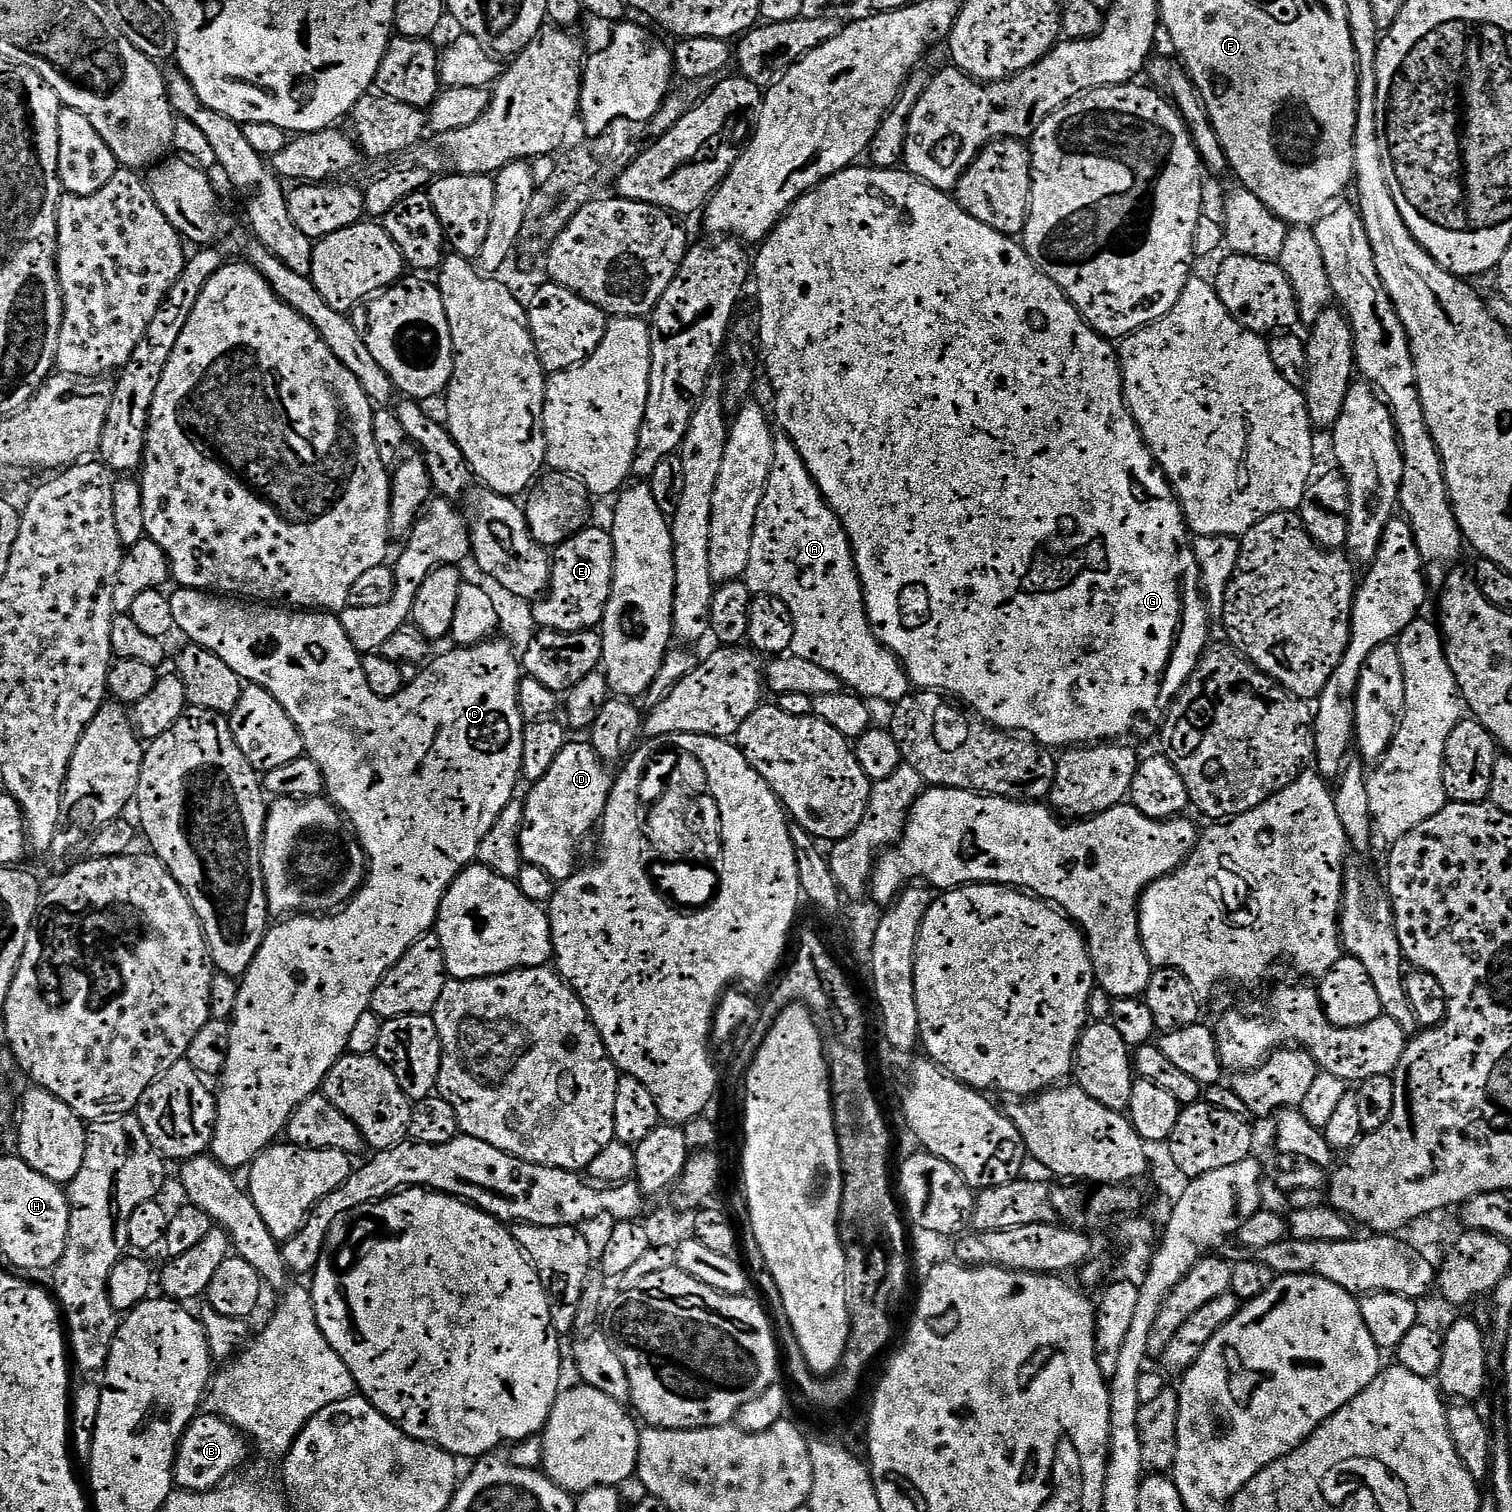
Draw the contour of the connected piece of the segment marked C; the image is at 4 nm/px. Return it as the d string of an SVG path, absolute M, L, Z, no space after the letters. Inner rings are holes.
M177 587L175 591L176 593L171 593L171 595L168 596L168 601L170 602L170 610L174 610L174 622L176 623L176 628L179 629L179 631L184 631L185 634L189 636L187 639L191 641L191 643L202 646L206 650L213 652L218 658L222 658L222 662L226 662L226 666L230 666L230 670L234 670L234 674L238 674L241 681L247 682L248 684L256 684L259 688L265 688L267 692L274 694L274 698L286 710L286 714L290 714L294 726L302 734L302 738L304 739L305 753L322 770L327 799L331 800L332 803L340 809L341 813L343 813L343 815L350 821L356 839L359 840L360 845L364 847L364 854L366 857L366 875L364 877L364 883L360 885L355 896L353 896L343 908L339 909L335 914L293 914L287 918L281 919L279 922L273 923L264 936L264 941L258 950L258 954L254 958L254 962L249 966L248 971L244 973L242 979L239 981L239 984L241 984L240 993L236 996L236 1017L231 1017L230 1020L232 1026L232 1033L230 1034L230 1050L228 1051L228 1057L226 1058L226 1066L218 1077L220 1092L218 1088L218 1095L216 1096L216 1132L212 1136L210 1154L224 1168L229 1170L237 1170L236 1168L241 1168L241 1170L244 1170L251 1165L252 1161L255 1160L261 1152L266 1151L267 1148L271 1148L273 1144L281 1139L282 1133L287 1129L290 1118L294 1114L294 1110L298 1106L302 1106L302 1102L306 1102L306 1098L317 1095L317 1093L323 1089L324 1079L328 1077L332 1067L339 1062L341 1056L348 1052L350 1030L354 1030L358 1018L362 1018L362 1014L371 1009L372 995L374 994L376 987L380 984L380 979L383 978L383 976L386 975L386 973L388 973L402 957L404 957L406 950L410 950L410 946L414 946L414 942L418 942L421 938L429 935L429 933L433 931L436 915L438 914L440 903L446 894L446 890L452 887L454 878L458 878L460 871L463 868L468 867L469 864L473 863L473 861L479 857L482 838L486 838L486 834L490 834L490 826L494 826L494 822L498 822L498 814L502 814L502 810L506 810L506 806L517 795L516 783L521 783L522 780L520 774L520 767L522 766L522 734L524 733L524 725L526 723L524 716L519 710L519 684L522 679L522 664L513 652L511 645L509 645L503 638L486 640L483 644L476 644L472 648L456 646L451 649L453 652L448 652L445 656L438 657L437 660L435 660L435 658L429 659L426 666L420 668L418 678L414 678L414 682L407 684L397 696L391 696L390 698L383 700L382 698L378 698L378 694L374 694L374 690L370 690L370 686L366 686L366 674L362 674L361 653L357 652L356 647L350 642L350 638L346 638L346 630L342 630L339 615L323 610L285 610L283 607L269 606L264 602L249 602L244 598L233 598L228 594L202 592L198 588Z

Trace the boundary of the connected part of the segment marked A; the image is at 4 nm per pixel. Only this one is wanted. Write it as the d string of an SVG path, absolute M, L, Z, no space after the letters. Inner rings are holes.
M776 436L774 462L770 466L770 478L758 506L758 518L754 522L754 538L750 542L750 562L742 577L754 594L767 594L786 602L794 618L794 642L791 655L822 666L840 679L845 689L869 702L885 700L894 706L910 695L910 681L904 672L904 665L888 648L881 645L873 632L865 609L864 588L857 574L849 536L834 510L824 500L814 478L806 470L794 442L787 436Z

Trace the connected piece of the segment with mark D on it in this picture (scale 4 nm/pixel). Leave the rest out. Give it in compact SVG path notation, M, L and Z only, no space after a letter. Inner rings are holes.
M591 743L565 744L562 754L554 758L554 766L542 777L535 781L524 800L524 817L520 827L520 838L518 841L518 856L525 864L533 864L541 870L546 870L550 878L558 882L569 880L578 871L576 864L576 851L580 843L588 836L588 831L594 829L601 823L603 812L606 810L607 798L610 796L614 772L611 772L609 765L600 759L600 756L592 748Z

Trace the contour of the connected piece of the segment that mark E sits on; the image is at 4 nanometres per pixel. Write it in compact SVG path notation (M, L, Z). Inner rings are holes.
M585 527L568 536L554 552L551 580L542 598L535 601L533 617L537 629L549 632L582 632L604 623L606 602L612 589L614 546L612 533L600 528Z

